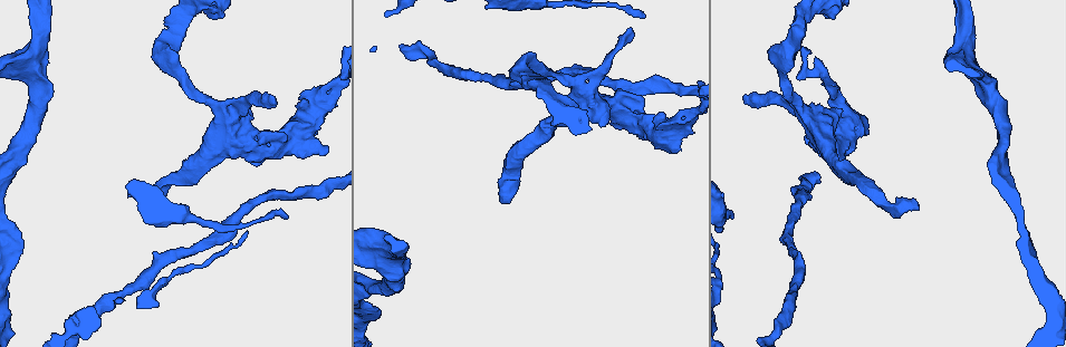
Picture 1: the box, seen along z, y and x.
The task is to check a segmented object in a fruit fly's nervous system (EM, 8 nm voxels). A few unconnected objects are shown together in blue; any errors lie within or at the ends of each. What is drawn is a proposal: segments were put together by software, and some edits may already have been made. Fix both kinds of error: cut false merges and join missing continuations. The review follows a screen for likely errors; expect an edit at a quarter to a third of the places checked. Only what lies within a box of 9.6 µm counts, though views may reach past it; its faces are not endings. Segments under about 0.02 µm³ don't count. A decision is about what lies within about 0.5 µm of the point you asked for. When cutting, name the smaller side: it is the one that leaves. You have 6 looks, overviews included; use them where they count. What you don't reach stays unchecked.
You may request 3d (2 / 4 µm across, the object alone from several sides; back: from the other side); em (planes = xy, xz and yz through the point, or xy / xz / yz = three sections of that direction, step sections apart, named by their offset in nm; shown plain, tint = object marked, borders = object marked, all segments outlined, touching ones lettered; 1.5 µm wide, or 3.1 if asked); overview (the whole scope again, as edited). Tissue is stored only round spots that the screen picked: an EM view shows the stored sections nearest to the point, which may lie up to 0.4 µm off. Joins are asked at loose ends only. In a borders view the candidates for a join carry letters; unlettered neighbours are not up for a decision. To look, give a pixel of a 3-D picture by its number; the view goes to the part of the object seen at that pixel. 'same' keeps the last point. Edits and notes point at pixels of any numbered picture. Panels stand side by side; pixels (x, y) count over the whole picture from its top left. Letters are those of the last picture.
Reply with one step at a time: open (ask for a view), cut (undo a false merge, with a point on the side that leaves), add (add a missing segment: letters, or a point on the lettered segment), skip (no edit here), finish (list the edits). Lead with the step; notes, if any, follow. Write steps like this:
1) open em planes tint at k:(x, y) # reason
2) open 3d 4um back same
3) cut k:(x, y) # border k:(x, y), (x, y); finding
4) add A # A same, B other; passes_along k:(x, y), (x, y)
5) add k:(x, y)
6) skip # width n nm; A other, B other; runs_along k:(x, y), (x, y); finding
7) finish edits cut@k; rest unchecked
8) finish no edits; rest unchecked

open 3d 4um at 1:(919, 206) # long arm stops here

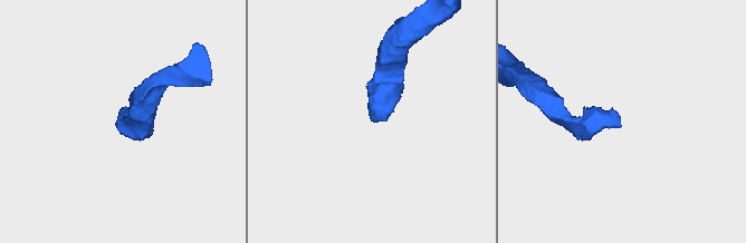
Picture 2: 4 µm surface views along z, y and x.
open em xy step 4 tint at 2:(618, 124) # shape alone is not enough

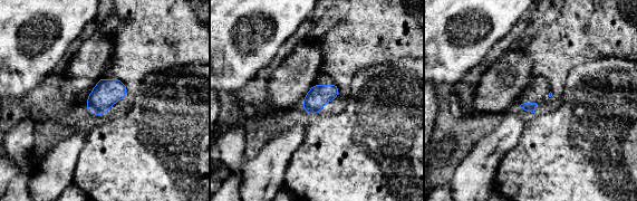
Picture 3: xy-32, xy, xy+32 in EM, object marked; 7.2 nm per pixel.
open em planes borders same

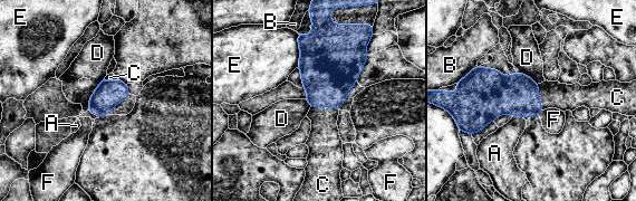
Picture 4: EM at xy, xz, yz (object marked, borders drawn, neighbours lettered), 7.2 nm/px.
add C # width 200 nm; A other, B other, C same, D other, E other, F other; passes_along 4:(328, 72), (325, 106), (324, 141); it goes on there

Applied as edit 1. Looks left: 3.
open em planes borders at 1:(642, 15) # long arm stops here

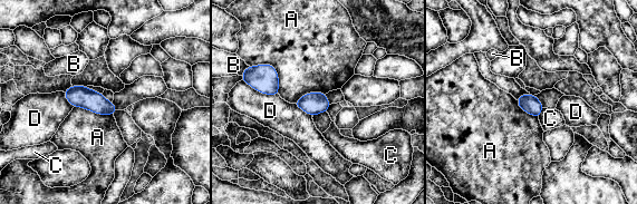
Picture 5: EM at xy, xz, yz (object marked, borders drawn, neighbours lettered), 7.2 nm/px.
skip # A other, B other, C other, D other; border 5:(249, 65), (270, 64), (280, 95); no lettered segment goes on from it

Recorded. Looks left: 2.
finish edits add@4; rest unchecked

